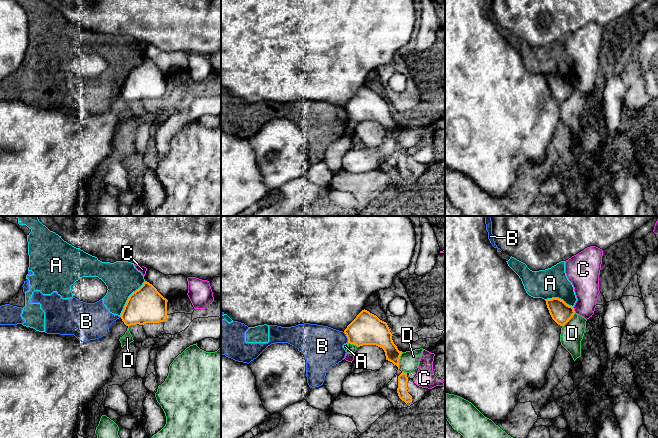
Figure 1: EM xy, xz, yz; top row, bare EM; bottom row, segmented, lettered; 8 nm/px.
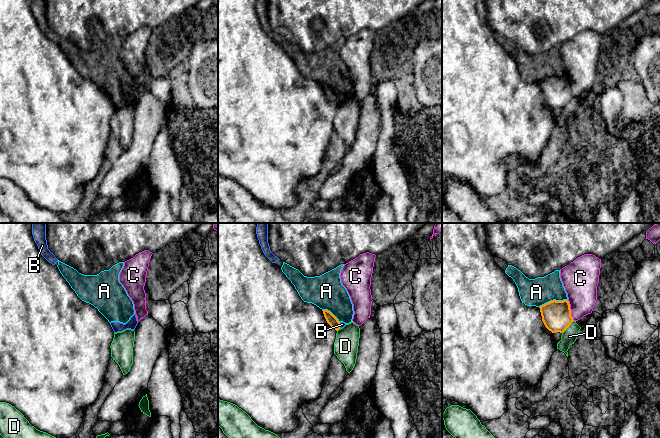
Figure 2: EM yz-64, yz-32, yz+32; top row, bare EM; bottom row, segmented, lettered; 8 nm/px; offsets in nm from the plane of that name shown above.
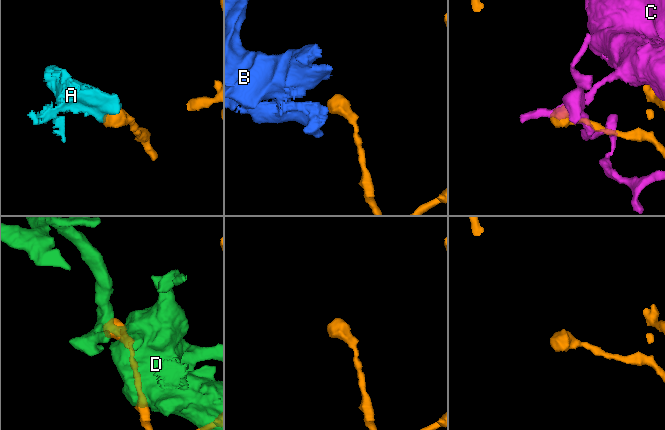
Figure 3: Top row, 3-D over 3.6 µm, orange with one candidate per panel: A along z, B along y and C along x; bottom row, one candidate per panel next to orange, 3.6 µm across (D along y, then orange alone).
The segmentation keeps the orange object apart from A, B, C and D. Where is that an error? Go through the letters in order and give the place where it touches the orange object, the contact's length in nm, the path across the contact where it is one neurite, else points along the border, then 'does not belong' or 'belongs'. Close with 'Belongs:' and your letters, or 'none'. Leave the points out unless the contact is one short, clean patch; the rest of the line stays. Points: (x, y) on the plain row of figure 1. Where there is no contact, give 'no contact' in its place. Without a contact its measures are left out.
A: meets orange in xy at (128, 74); contact 360 nm long; border along xy (145, 57), (129, 72), (119, 91); does not belong
B: meets orange in xz at (347, 113); contact 100 nm long; border along xz (343, 108), (348, 118); does not belong
C: meets orange in yz at (573, 86); contact 50 nm long; does not belong
D: meets orange in xz at (398, 136); contact 140 nm long; does not belong
Belongs: none

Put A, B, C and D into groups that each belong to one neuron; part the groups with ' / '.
A B / C / D

